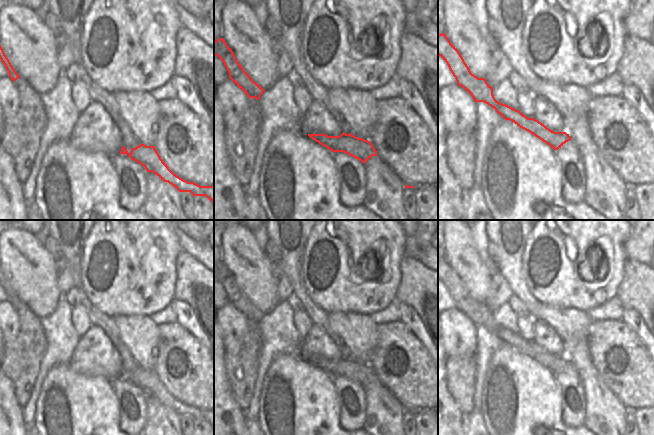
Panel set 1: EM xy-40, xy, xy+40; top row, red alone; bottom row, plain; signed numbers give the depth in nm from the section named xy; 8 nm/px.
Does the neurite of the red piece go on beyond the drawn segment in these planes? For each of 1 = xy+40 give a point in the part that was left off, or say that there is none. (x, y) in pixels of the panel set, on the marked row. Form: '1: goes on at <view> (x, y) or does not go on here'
1: does not go on here

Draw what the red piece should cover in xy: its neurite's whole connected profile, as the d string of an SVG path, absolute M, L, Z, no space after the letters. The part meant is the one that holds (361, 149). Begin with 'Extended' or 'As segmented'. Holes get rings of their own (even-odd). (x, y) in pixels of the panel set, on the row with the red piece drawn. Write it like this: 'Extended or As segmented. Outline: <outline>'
As segmented. Outline: M343 132L340 136L326 134L308 134L308 136L332 152L344 152L364 164L372 156L377 156L377 151L370 141L358 138L351 133Z

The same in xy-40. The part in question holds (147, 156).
As segmented. Outline: M140 144L136 148L132 148L130 154L123 146L120 154L128 155L132 160L144 166L147 172L156 174L161 180L171 184L179 192L190 192L193 196L206 196L214 204L214 186L200 186L174 174L161 159L155 146Z

